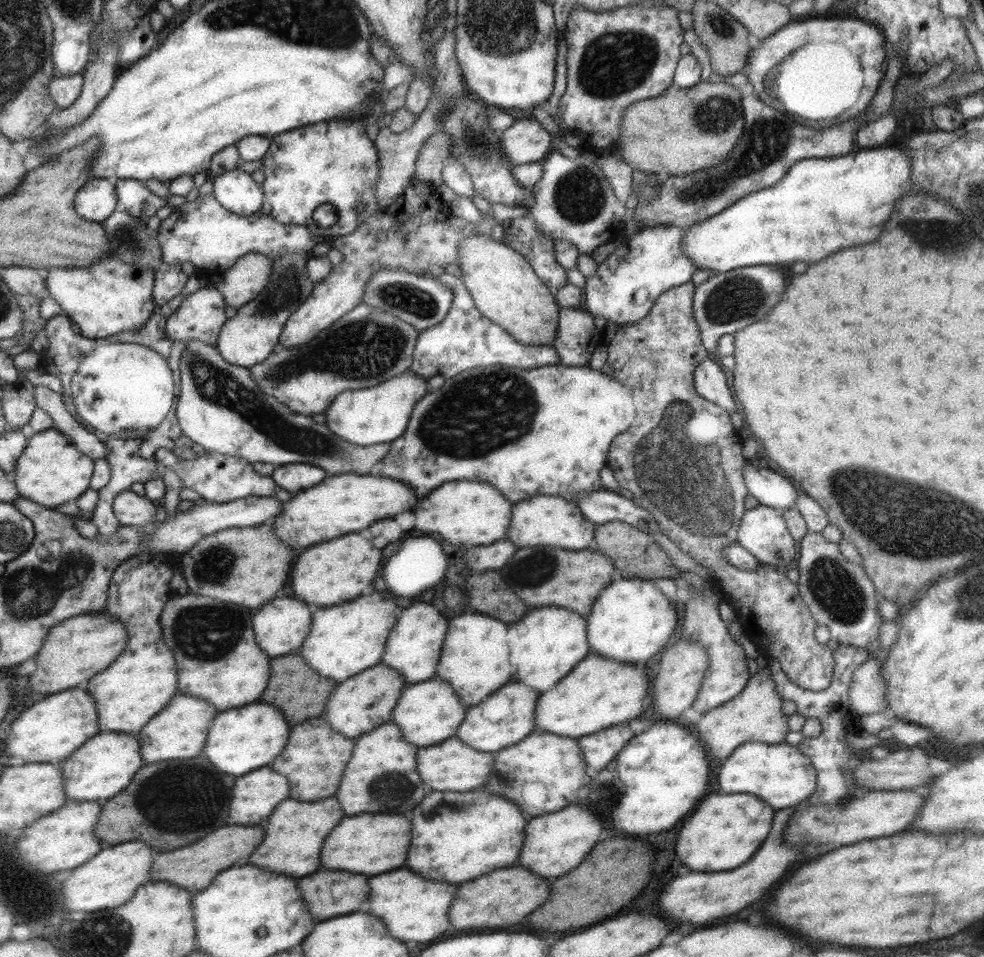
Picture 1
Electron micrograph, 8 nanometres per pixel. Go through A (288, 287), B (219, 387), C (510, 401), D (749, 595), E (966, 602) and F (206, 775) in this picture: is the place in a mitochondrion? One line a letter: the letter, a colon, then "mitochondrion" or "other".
A: mitochondrion
B: mitochondrion
C: mitochondrion
D: other
E: mitochondrion
F: other

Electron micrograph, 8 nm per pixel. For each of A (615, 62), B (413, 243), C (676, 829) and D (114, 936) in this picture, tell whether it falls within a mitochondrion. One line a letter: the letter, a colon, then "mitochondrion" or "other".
A: mitochondrion
B: mitochondrion
C: other
D: mitochondrion

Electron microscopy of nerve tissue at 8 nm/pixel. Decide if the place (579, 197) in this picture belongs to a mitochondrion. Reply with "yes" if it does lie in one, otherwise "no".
yes

